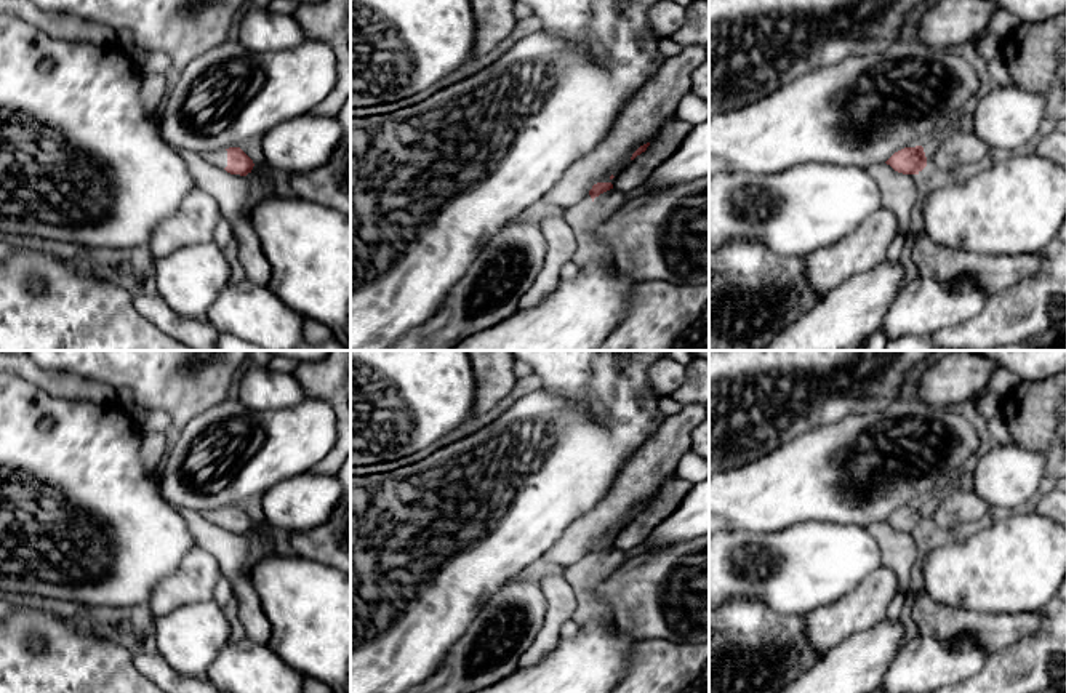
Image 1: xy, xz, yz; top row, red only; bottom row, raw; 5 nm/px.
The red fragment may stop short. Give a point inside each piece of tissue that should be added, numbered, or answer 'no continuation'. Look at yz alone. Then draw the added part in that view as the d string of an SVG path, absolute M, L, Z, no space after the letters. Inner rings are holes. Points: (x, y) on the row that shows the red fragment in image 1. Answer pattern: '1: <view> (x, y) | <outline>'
no continuation

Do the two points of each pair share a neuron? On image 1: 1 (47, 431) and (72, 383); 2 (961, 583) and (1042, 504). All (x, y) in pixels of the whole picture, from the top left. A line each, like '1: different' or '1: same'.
1: different
2: different

